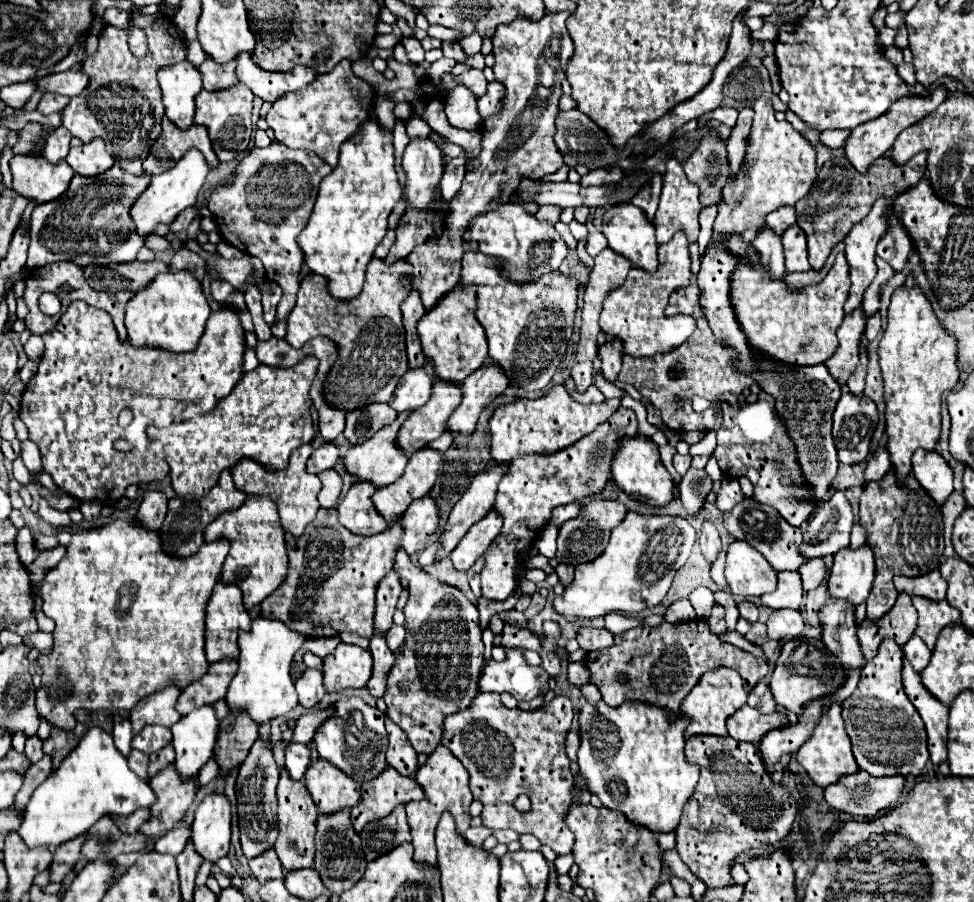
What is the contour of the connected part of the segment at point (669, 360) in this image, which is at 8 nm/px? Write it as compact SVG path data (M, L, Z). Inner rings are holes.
M689 284L683 288L675 288L669 298L669 314L691 314L697 320L697 330L679 348L667 352L665 356L653 356L653 360L633 360L631 356L623 356L623 368L619 374L619 382L627 382L635 386L641 396L649 396L651 404L661 412L661 418L667 428L677 434L685 434L689 430L709 432L715 426L713 408L707 408L701 414L693 412L693 396L703 396L707 400L715 400L725 392L733 392L739 396L743 388L755 382L749 374L739 372L733 366L739 356L733 348L725 348L709 328L709 322L699 304L699 294L699 286Z

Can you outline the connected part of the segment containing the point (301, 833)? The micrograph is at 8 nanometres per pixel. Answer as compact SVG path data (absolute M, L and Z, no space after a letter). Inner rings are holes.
M283 770L279 786L277 786L277 800L279 800L279 838L275 840L275 852L283 864L285 872L299 870L299 868L313 868L315 860L315 822L317 822L317 806L313 804L303 780L295 782L289 778L287 770Z

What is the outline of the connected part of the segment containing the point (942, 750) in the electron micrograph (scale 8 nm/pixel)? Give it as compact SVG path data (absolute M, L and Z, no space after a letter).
M905 662L903 666L903 684L909 700L921 714L927 736L929 736L929 754L931 762L939 766L941 762L947 760L947 718L949 718L949 708L941 706L939 700L933 700L929 692L925 692L925 686L921 684L921 678L909 664Z

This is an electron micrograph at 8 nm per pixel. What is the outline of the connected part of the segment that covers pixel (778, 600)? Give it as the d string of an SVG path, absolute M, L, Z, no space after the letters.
M779 572L777 576L779 576L777 590L761 596L763 606L771 610L785 610L785 608L799 610L804 596L799 572Z

